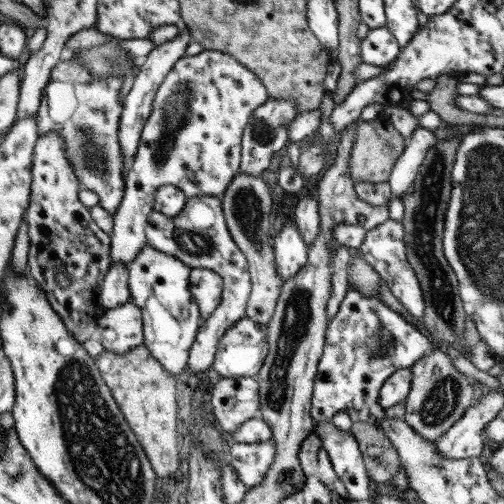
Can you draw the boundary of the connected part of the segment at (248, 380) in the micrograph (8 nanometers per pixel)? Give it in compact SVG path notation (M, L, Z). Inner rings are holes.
M222 377L212 385L210 398L212 418L227 434L232 435L244 422L260 417L259 384L255 377Z

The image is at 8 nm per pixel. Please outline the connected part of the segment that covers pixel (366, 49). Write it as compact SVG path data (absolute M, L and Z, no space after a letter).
M386 27L370 29L361 40L361 57L369 65L388 65L399 56L400 51L401 46L396 37Z

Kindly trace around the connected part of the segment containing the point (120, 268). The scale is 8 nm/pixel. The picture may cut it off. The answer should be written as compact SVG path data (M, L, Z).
M111 264L108 273L99 281L98 303L105 310L117 308L130 301L127 264Z

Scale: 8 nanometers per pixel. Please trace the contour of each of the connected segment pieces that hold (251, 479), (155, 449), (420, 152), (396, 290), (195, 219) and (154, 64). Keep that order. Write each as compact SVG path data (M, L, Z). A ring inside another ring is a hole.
M275 442L254 444L234 443L230 448L232 466L239 479L247 486L259 485L266 476L275 457Z
M142 344L128 352L115 353L104 348L94 359L96 368L111 390L114 400L123 412L126 422L144 446L156 476L166 478L178 470L178 444L176 443L176 376L164 370Z
M416 127L413 135L406 140L403 153L392 167L390 178L387 180L393 195L401 197L410 190L426 153L435 147L438 138L435 132Z
M389 218L380 226L367 231L363 244L355 252L364 258L364 261L372 266L376 273L380 274L380 277L388 284L388 288L390 288L394 297L404 305L409 314L416 318L416 320L421 321L426 306L422 290L420 290L420 281L416 274L414 274L412 266L408 264L408 258L406 258L404 226L402 226L402 222L394 222L394 220Z
M200 195L189 197L185 209L178 216L168 217L164 214L152 211L146 228L146 246L159 252L178 258L190 269L206 268L216 272L223 278L224 289L222 290L220 305L212 312L211 317L202 321L198 327L195 341L189 350L189 362L187 368L193 375L206 372L214 363L219 338L238 319L245 316L249 295L251 294L251 280L248 273L249 267L246 257L238 245L234 243L223 215L223 206L220 196Z
M185 24L182 25L182 28L184 28L184 30L182 30L180 34L177 34L172 40L154 47L154 50L147 58L144 59L142 63L138 64L139 68L134 79L134 84L123 100L123 109L120 119L121 123L119 126L119 141L125 156L124 172L128 170L130 162L132 162L132 158L136 154L143 126L152 112L153 100L159 89L160 83L164 80L164 77L169 73L169 70L176 62L183 57L186 48L188 48L188 44L190 44L192 38L191 31L188 30Z

